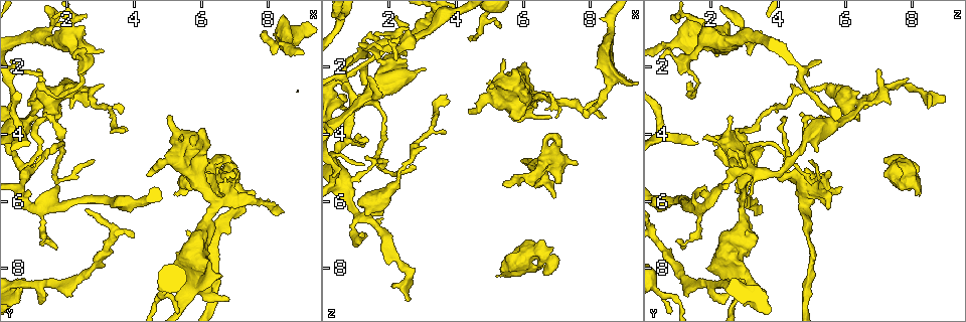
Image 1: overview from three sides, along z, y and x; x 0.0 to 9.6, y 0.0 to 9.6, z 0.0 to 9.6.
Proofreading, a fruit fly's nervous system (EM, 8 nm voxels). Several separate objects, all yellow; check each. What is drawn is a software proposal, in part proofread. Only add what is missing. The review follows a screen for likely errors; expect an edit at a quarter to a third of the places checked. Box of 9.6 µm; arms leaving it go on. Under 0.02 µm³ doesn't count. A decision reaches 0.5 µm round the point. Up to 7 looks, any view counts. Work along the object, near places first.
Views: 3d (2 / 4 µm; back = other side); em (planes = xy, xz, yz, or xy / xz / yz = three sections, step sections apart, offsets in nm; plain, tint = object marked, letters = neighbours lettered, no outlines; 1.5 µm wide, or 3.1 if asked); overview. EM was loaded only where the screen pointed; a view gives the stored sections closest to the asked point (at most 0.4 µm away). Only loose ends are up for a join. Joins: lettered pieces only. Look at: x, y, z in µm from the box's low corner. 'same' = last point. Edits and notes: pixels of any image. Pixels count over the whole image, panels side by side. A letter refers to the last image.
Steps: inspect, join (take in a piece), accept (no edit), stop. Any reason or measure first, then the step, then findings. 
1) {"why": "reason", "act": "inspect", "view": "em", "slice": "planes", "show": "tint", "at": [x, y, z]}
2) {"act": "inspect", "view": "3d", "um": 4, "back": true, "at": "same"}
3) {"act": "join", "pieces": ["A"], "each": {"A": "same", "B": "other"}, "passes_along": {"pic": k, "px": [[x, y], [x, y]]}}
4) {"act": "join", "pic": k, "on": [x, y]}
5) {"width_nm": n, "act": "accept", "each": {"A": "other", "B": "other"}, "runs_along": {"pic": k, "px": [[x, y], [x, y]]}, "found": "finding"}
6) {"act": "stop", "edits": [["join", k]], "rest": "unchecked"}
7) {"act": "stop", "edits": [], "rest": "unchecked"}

{"why": "end of a long branch", "act": "inspect", "view": "3d", "um": 4, "at": [2.55, 2.85, 8.95]}

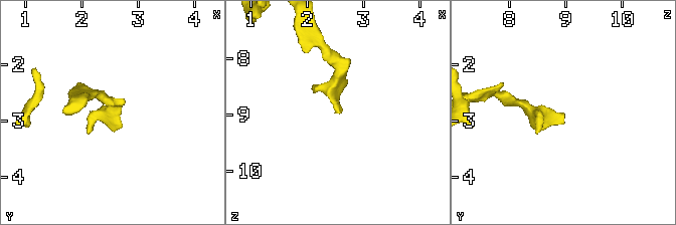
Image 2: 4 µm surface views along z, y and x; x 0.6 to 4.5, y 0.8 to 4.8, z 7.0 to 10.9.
{"why": "now the EM", "act": "inspect", "view": "em", "slice": "yz", "step": 4, "show": "tint", "at": [2.60, 2.90, 8.95]}

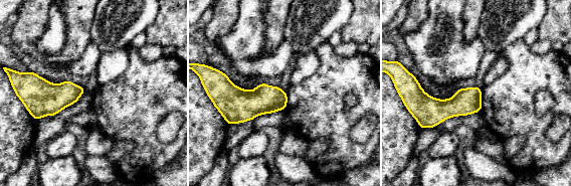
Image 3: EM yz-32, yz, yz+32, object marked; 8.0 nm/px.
{"why": "cut it another way", "act": "inspect", "view": "em", "slice": "planes", "show": "letters", "at": "same"}

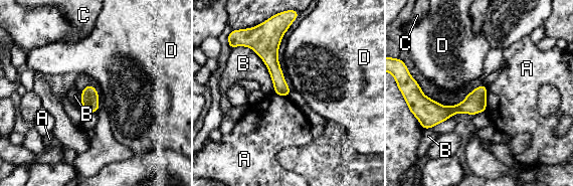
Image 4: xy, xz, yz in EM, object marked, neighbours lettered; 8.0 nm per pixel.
{"act": "accept", "each": {"A": "other", "B": "other", "C": "other", "D": "other"}, "border": {"pic": 4, "px": [[274, 91], [287, 97]]}, "found": "none of them fits"}

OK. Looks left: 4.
{"why": "free end", "act": "inspect", "view": "em", "slice": "xz", "step": 8, "show": "letters", "at": [6.90, 5.50, 5.90]}

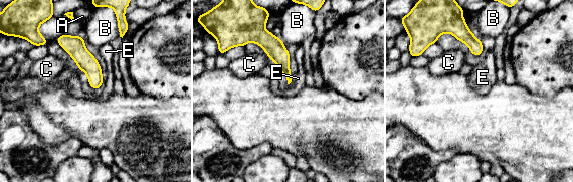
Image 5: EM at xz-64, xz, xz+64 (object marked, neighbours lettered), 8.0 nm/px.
{"act": "inspect", "view": "em", "slice": "xy", "step": 4, "show": "letters", "at": "same"}

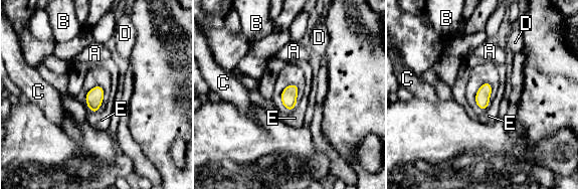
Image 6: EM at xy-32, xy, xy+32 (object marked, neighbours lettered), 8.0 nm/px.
{"act": "accept", "each": {"A": "other", "B": "other", "C": "other", "D": "other", "E": "other"}, "border": {"pic": 6, "px": [[297, 104], [290, 111]]}, "found": "no lettered piece goes on from it"}

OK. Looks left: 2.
{"why": "thin end", "act": "inspect", "view": "3d", "um": 2, "back": true, "at": [7.90, 0.90, 3.45]}

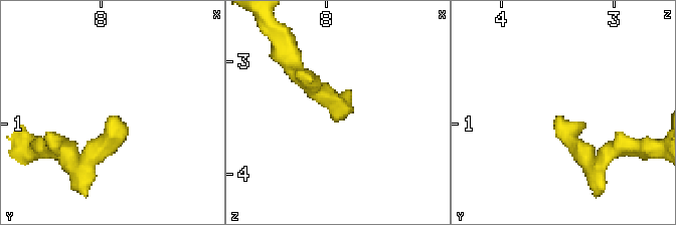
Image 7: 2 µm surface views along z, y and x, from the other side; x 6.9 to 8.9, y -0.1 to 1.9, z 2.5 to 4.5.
{"act": "inspect", "view": "em", "slice": "yz", "step": 4, "show": "letters", "at": [7.84, 0.94, 3.48]}

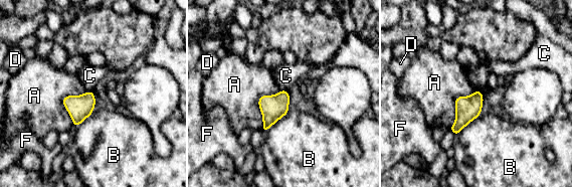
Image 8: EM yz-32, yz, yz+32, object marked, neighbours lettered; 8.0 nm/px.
{"longest_contact_nm": ["A", 300], "act": "accept", "each": {"A": "other", "B": "other", "C": "other", "D": "other", "F": "other"}, "found": "none of them fits"}

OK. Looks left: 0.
{"act": "stop", "edits": [], "rest": "unchecked"}

